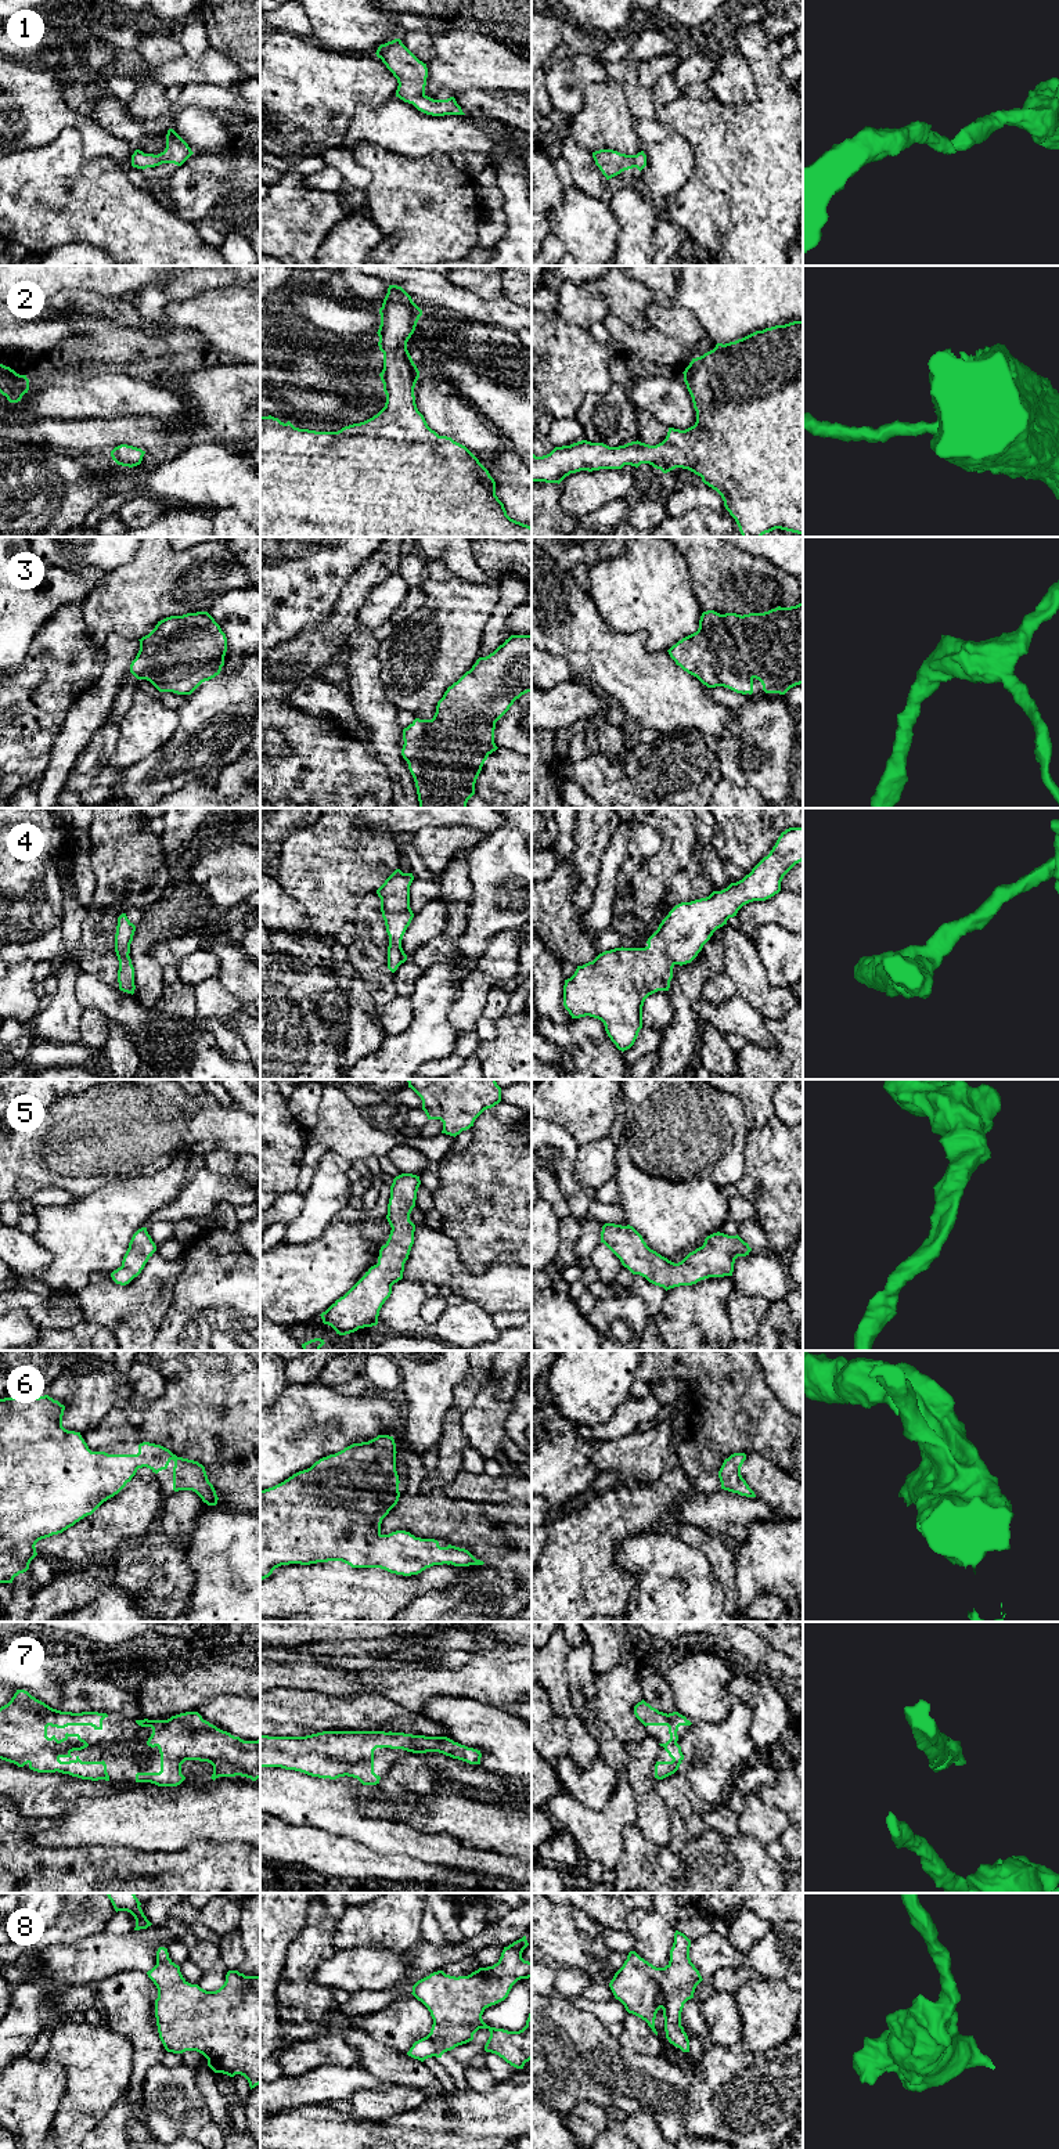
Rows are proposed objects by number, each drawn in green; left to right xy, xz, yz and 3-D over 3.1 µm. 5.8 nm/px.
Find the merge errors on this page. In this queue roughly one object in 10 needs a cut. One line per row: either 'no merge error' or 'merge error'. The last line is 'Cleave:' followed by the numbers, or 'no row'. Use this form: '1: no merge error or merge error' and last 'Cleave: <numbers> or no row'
1: no merge error
2: no merge error
3: no merge error
4: no merge error
5: no merge error
6: no merge error
7: no merge error
8: no merge error
Cleave: no row

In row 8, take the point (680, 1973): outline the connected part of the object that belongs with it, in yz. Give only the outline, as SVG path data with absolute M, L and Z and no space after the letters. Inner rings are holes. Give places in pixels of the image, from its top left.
M676 1930L670 1961L664 1968L656 1968L630 1951L609 1983L615 1998L626 2011L645 2020L656 2036L655 2019L662 2008L666 2038L682 2052L689 2052L689 2040L681 2026L681 2012L703 1980L691 1962L689 1947L691 1940Z

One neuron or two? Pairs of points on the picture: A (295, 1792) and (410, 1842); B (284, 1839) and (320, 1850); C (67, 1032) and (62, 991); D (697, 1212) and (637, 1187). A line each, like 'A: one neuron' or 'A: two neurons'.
A: one neuron
B: one neuron
C: one neuron
D: one neuron

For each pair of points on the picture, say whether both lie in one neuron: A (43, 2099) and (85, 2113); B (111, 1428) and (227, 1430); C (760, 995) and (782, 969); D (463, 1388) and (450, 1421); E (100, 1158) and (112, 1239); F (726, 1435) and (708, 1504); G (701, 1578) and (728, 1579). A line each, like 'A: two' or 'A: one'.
A: two
B: one
C: two
D: one
E: two
F: two
G: two

